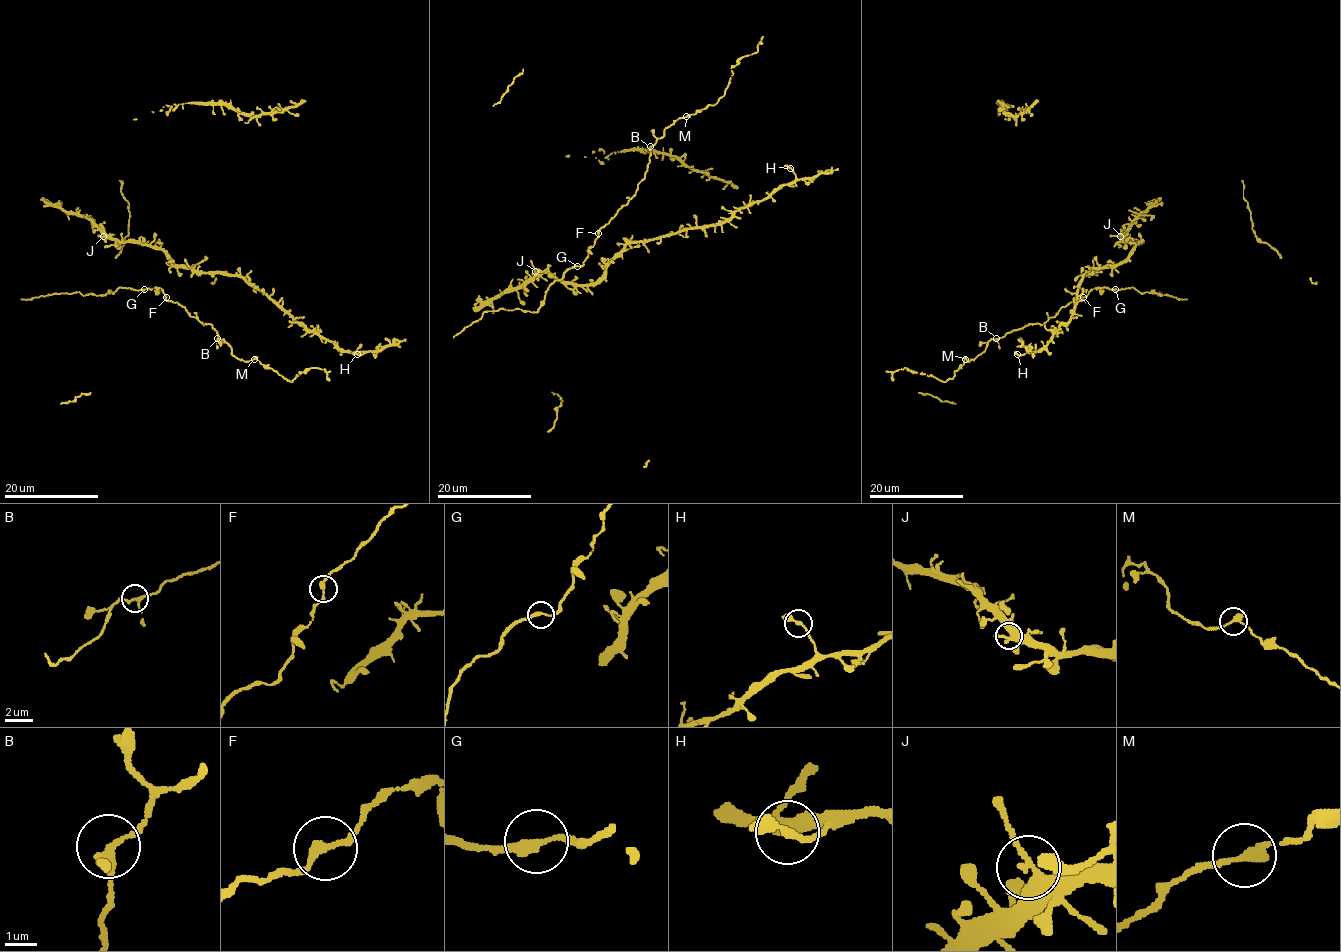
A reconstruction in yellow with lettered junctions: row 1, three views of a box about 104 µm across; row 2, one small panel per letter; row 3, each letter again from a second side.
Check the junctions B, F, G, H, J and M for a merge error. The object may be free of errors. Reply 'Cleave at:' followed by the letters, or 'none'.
Cleave at: none

